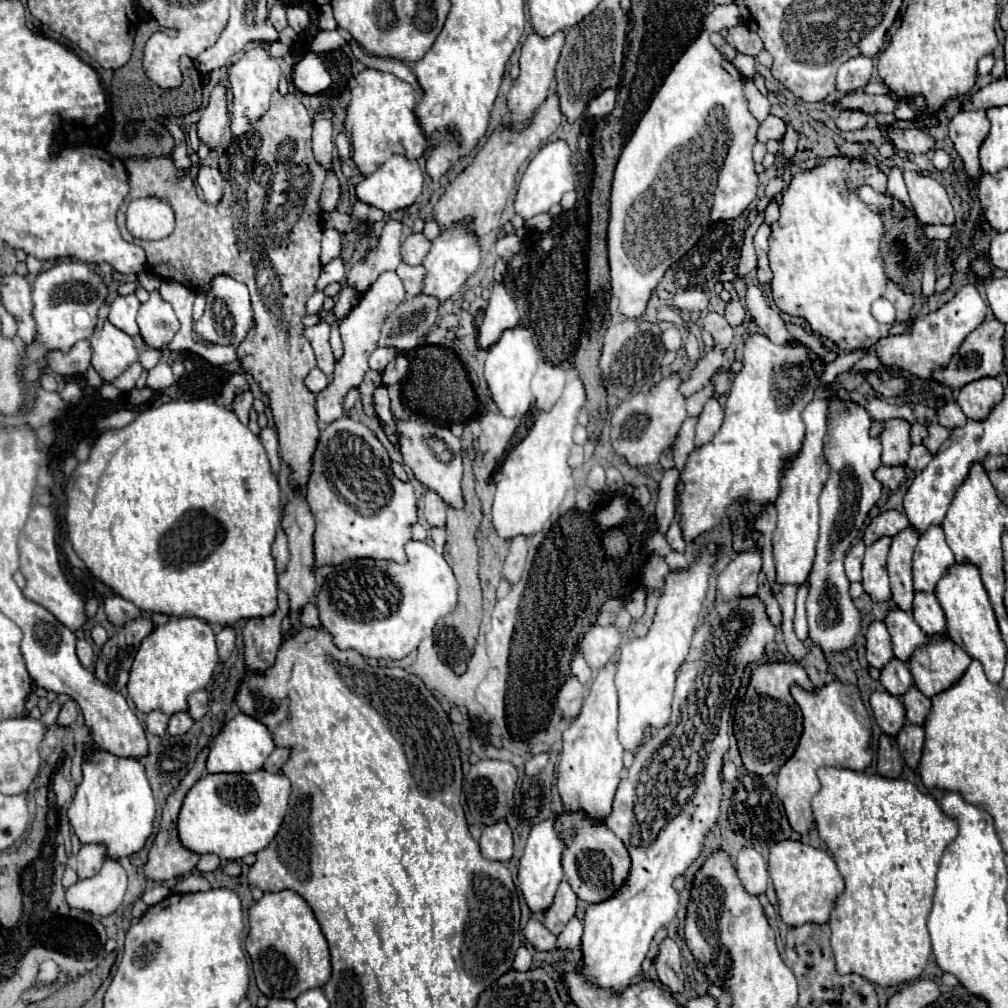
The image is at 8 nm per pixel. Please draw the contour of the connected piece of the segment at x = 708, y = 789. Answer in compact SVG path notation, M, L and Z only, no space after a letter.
M721 724L721 732L717 732L717 736L713 736L713 744L709 744L709 760L705 760L705 776L701 776L701 784L697 784L697 792L689 794L689 798L687 798L689 804L685 804L685 808L681 808L681 812L677 812L677 816L673 816L673 820L669 820L669 824L665 824L665 828L661 828L661 832L657 832L657 840L653 840L653 844L649 844L649 848L637 848L637 844L629 844L629 836L625 836L623 844L631 856L629 876L615 890L615 894L611 898L591 904L587 908L585 920L583 920L585 922L585 930L581 936L583 974L591 982L597 982L599 986L615 990L615 992L625 990L629 986L629 982L641 972L641 964L649 952L651 940L657 934L657 930L667 926L677 916L679 892L673 888L673 880L677 876L685 874L685 870L701 856L705 840L717 826L717 818L721 814L721 798L723 798L721 770L723 770L723 758L727 752L729 752L729 724Z

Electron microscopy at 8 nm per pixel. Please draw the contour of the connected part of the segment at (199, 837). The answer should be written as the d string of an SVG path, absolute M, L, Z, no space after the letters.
M265 770L249 774L207 774L195 782L187 792L177 832L181 844L197 854L217 854L221 860L239 860L247 854L265 850L275 838L283 816L291 784L283 774L269 774Z

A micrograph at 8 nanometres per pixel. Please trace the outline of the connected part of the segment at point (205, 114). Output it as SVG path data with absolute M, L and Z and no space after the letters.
M217 84L215 90L209 96L209 104L201 112L201 120L197 124L199 128L199 140L215 148L223 136L225 124L229 120L227 112L227 86Z

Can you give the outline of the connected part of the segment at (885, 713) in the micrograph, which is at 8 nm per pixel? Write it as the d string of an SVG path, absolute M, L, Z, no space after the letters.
M873 692L869 698L875 722L887 736L897 736L905 726L905 706L901 698L887 692Z

